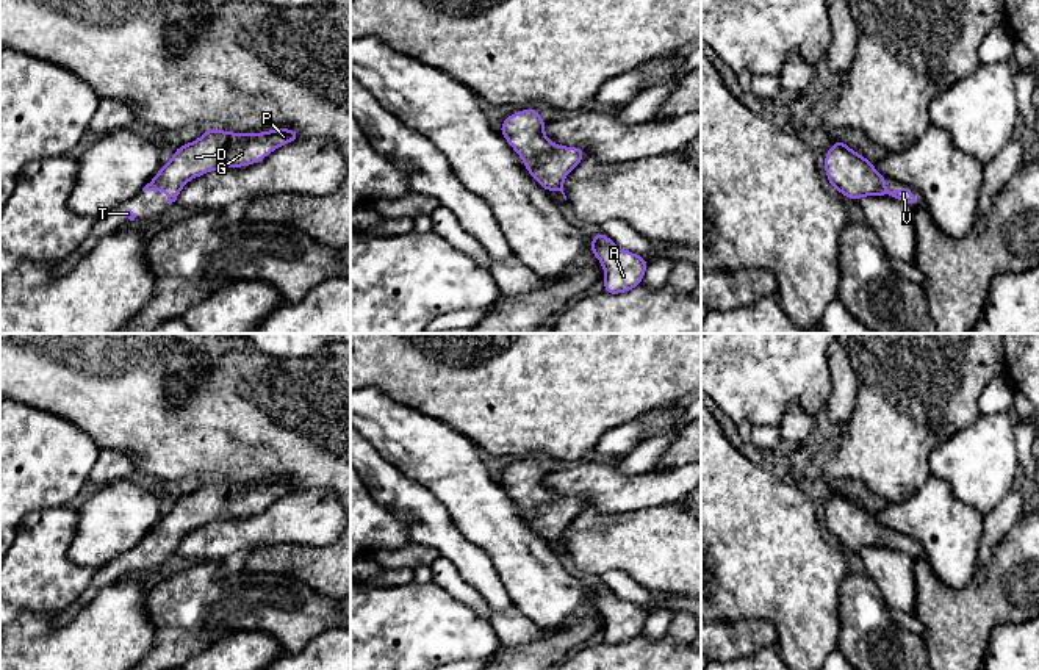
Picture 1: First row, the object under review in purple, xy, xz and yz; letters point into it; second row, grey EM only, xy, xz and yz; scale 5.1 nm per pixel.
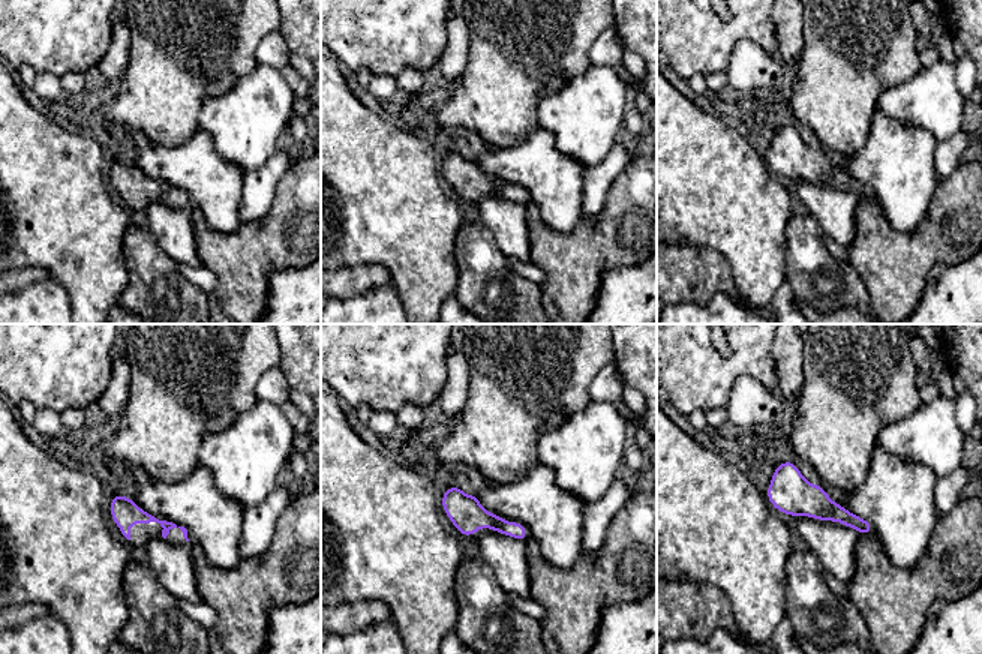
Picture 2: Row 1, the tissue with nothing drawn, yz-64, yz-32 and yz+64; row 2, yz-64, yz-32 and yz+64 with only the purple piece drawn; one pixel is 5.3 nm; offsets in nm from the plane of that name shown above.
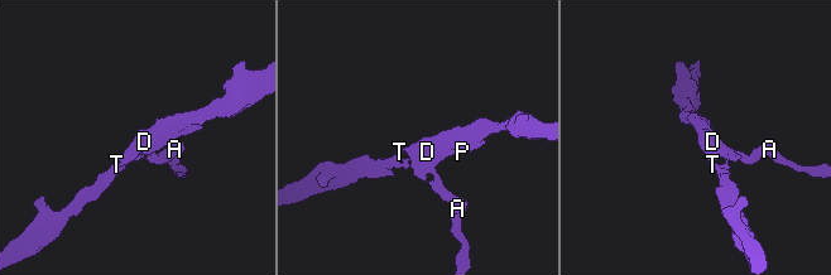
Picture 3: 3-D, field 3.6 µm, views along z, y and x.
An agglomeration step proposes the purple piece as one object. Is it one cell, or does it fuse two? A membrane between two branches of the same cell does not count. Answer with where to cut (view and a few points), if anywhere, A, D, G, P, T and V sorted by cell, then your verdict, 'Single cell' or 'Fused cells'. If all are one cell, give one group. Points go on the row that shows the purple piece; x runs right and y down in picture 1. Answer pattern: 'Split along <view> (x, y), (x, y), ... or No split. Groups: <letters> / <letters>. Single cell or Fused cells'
No split. Groups: A D G P T V. Single cell

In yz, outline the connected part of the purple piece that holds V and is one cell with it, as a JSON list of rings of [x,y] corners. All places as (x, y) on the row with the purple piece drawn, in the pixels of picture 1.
[[[840,139],[825,153],[825,174],[834,189],[854,202],[865,196],[887,196],[911,207],[920,204],[920,197],[909,186],[887,191],[884,185],[889,178],[876,172],[875,163]]]

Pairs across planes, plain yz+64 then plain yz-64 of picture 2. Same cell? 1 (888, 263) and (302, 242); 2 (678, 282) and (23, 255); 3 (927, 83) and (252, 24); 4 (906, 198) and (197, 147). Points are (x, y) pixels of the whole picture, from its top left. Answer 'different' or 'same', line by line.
1: same
2: different
3: different
4: same

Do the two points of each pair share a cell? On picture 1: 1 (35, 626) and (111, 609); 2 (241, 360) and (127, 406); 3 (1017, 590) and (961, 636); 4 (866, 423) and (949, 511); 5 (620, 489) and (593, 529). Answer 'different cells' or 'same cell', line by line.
1: same cell
2: same cell
3: same cell
4: different cells
5: different cells

